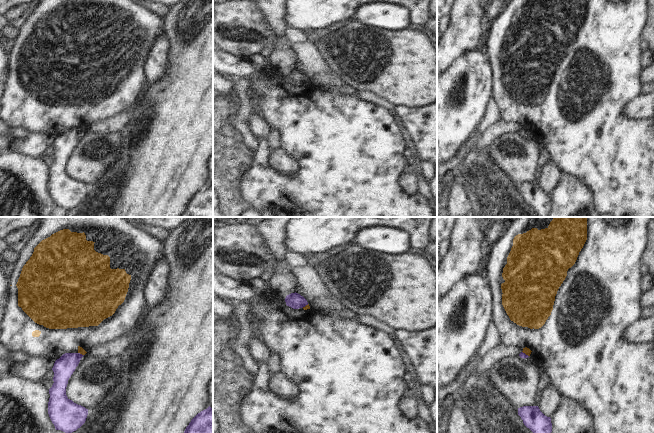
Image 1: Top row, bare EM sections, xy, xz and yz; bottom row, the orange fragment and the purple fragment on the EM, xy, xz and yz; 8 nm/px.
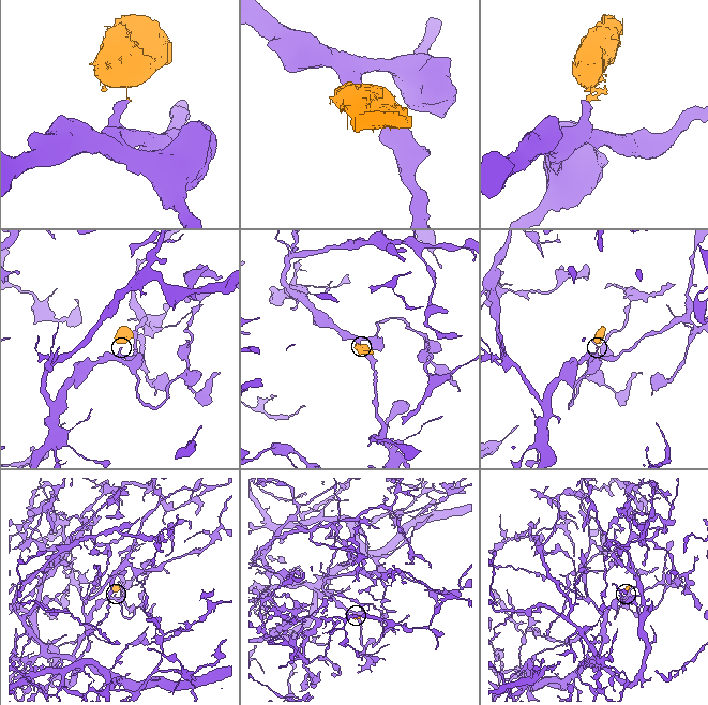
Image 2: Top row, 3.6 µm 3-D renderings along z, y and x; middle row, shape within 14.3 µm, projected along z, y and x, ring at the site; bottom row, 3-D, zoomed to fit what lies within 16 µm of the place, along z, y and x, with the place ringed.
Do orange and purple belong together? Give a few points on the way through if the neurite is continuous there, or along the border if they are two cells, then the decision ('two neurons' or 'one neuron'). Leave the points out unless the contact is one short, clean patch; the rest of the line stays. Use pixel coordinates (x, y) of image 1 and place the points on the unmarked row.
along yz (522, 127), (528, 132) | two neurons

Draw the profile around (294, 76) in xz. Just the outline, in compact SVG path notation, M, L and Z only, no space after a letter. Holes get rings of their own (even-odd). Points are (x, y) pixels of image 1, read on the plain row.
M296 68L287 71L285 74L285 78L287 82L293 85L303 84L308 81L307 76Z

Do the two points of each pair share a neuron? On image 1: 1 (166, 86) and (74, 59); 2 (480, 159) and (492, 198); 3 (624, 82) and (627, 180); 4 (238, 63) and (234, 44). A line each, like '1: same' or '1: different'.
1: different
2: same
3: same
4: different

